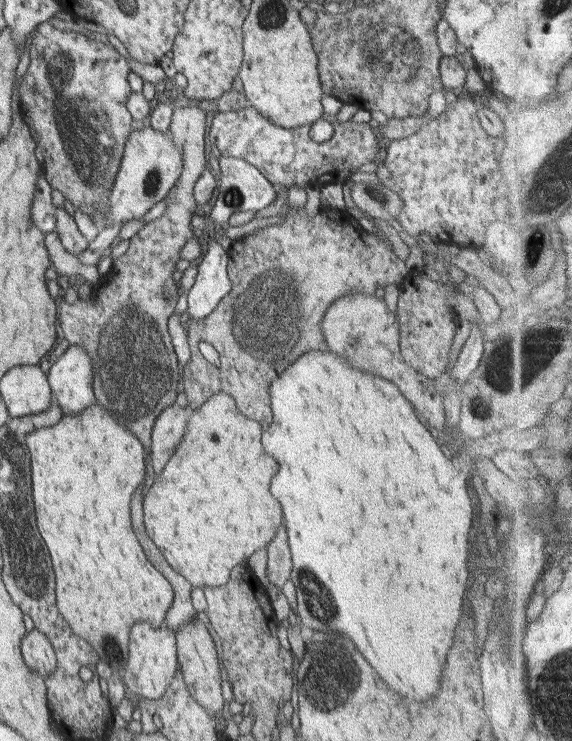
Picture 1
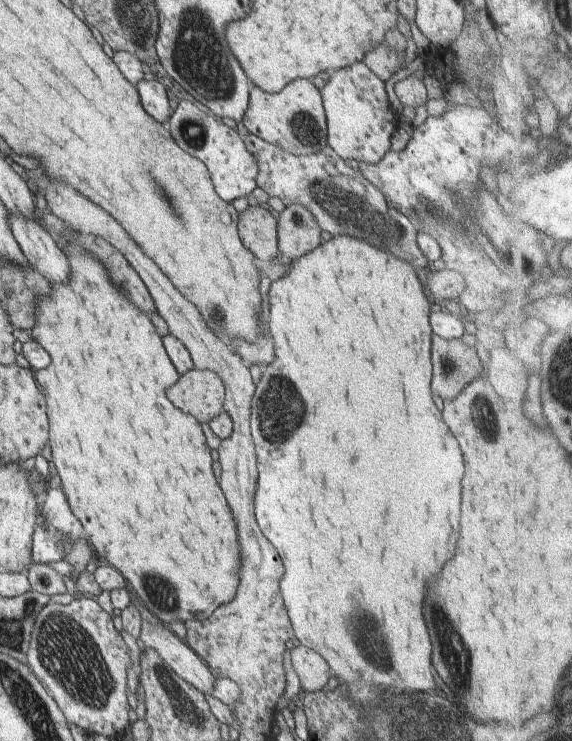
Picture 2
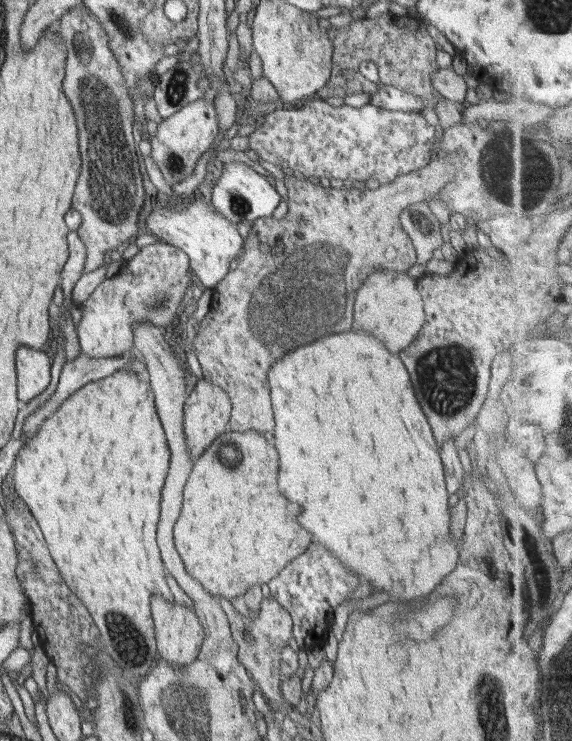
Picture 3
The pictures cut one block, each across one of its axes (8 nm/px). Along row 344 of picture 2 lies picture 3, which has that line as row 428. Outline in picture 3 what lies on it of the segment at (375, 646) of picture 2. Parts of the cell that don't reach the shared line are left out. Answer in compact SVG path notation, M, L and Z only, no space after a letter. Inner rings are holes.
M364 330L356 332L342 332L342 334L330 334L326 338L320 338L312 344L300 346L286 356L282 356L276 364L273 364L267 372L268 384L271 390L271 403L273 406L274 421L274 446L280 454L280 472L278 472L278 486L280 492L294 504L302 506L298 522L310 530L322 544L332 550L348 568L352 568L356 574L360 574L366 582L374 584L376 588L390 592L392 600L410 604L418 598L428 596L436 586L452 570L454 560L460 556L461 543L452 544L450 535L450 512L448 512L448 492L444 486L444 472L442 472L441 454L436 446L436 440L430 432L430 424L426 422L426 416L414 396L410 376L398 356L392 356L386 346L374 338L372 334L366 334Z

